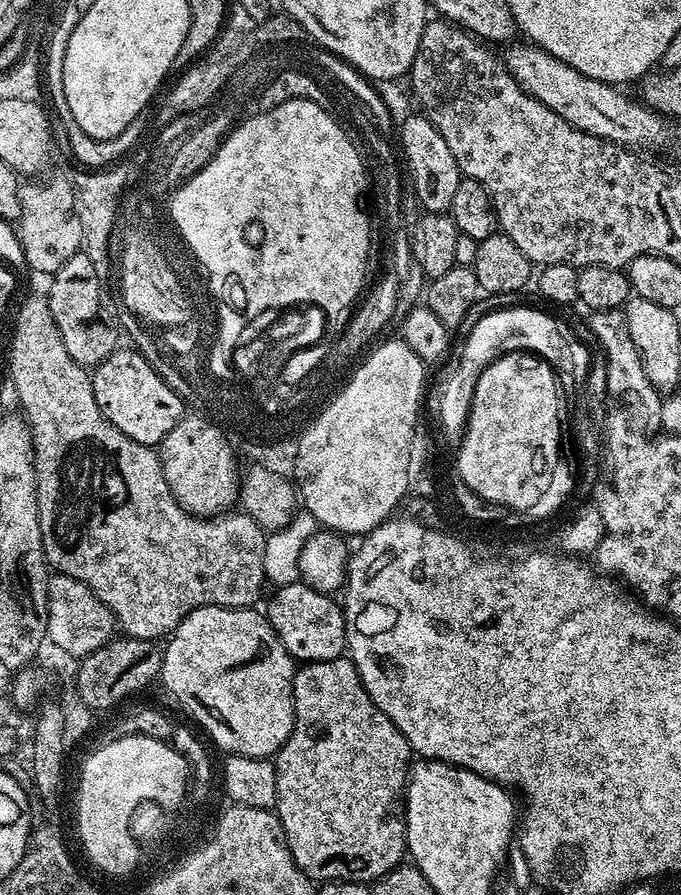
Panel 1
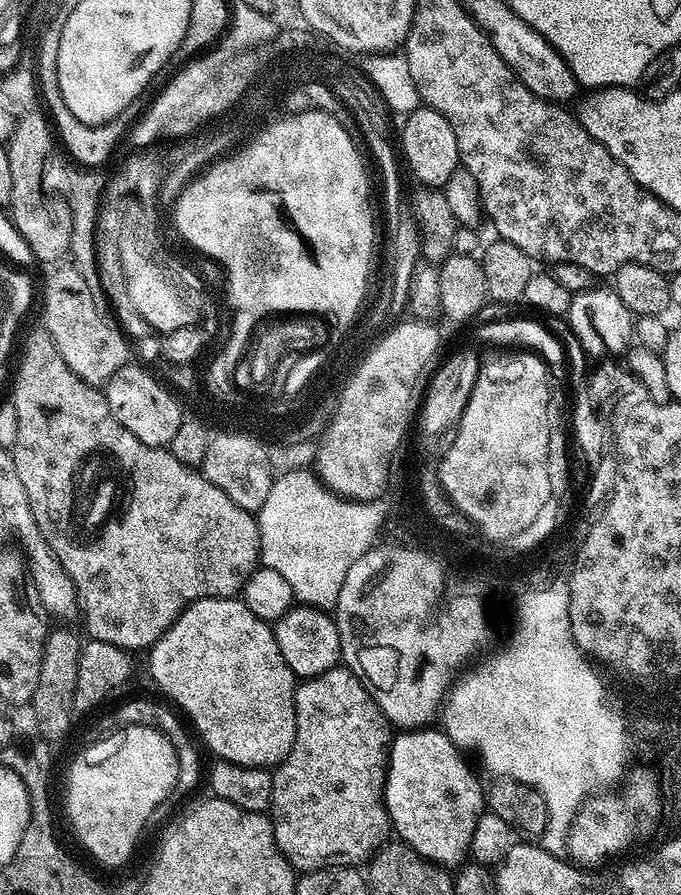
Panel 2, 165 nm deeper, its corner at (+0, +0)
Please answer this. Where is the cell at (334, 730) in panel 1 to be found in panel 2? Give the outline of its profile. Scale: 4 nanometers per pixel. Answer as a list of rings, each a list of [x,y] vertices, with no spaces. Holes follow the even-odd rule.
[[[347,666],[331,668],[297,683],[296,737],[287,756],[272,772],[270,809],[276,844],[293,868],[313,872],[334,866],[364,866],[384,847],[390,836],[388,810],[384,807],[384,782],[390,755],[387,730],[380,707]]]

